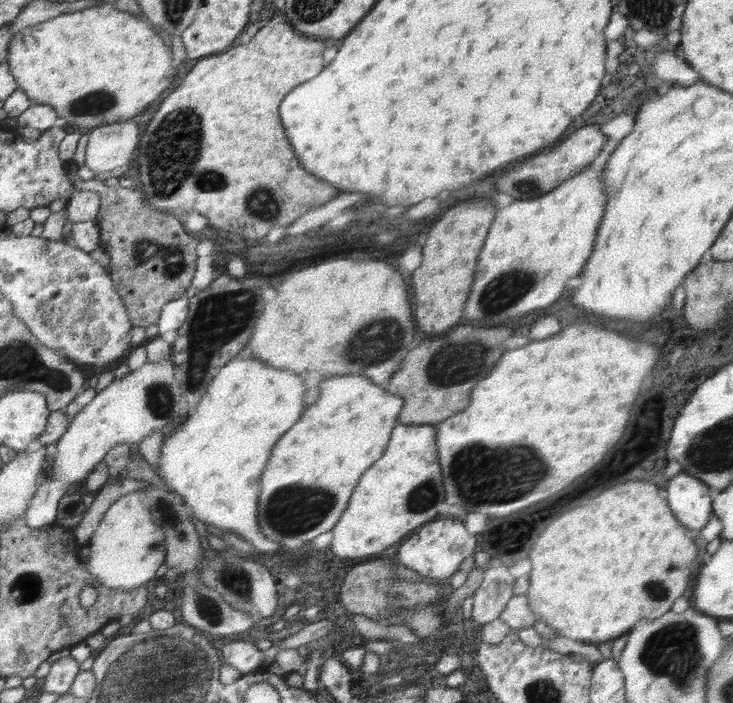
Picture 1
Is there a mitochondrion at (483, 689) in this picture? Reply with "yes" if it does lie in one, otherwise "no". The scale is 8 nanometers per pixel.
no

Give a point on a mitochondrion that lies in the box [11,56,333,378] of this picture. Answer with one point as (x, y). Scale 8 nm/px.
(173, 159)

